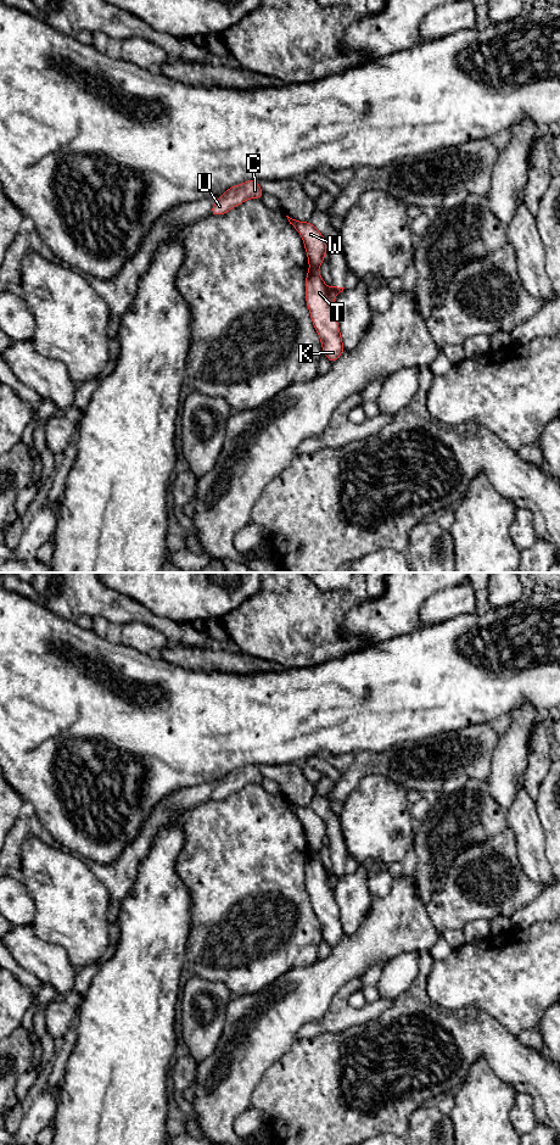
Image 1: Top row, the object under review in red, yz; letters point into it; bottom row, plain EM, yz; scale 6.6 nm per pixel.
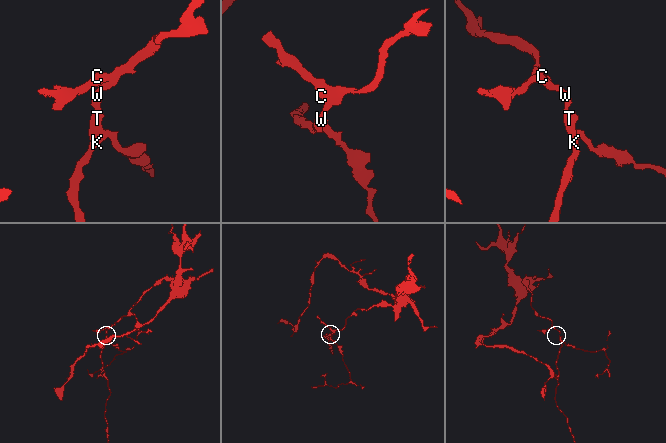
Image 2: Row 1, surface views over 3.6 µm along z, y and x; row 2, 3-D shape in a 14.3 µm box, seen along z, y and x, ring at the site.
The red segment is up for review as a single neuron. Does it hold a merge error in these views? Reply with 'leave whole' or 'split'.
split

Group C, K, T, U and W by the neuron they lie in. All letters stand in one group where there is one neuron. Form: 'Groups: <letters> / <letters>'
Groups: C U W / K T

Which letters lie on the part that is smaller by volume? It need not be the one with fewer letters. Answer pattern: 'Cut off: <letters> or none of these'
Cut off: K, T

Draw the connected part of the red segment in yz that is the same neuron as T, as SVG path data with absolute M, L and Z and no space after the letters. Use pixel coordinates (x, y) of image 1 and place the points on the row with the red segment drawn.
M309 267L306 277L306 302L310 319L320 337L323 353L334 363L345 351L340 326L335 317L334 300L345 287L329 287L318 268Z

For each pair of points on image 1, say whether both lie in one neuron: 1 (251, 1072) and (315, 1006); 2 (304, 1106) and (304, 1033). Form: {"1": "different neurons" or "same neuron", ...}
{"1": "same neuron", "2": "different neurons"}

